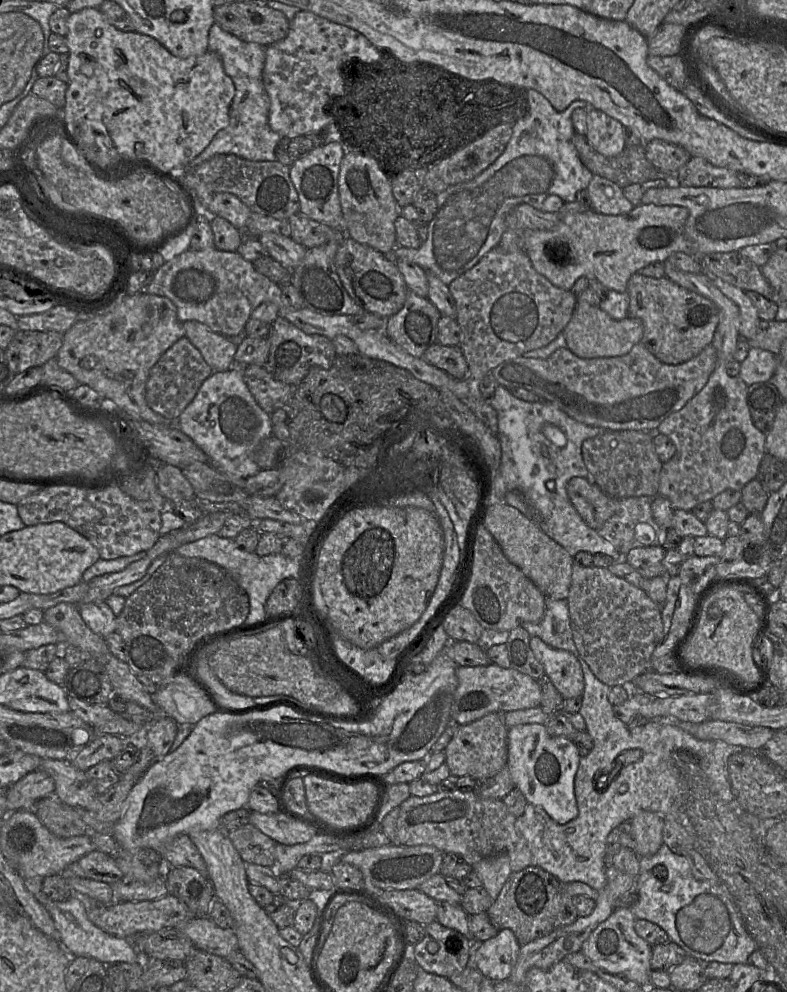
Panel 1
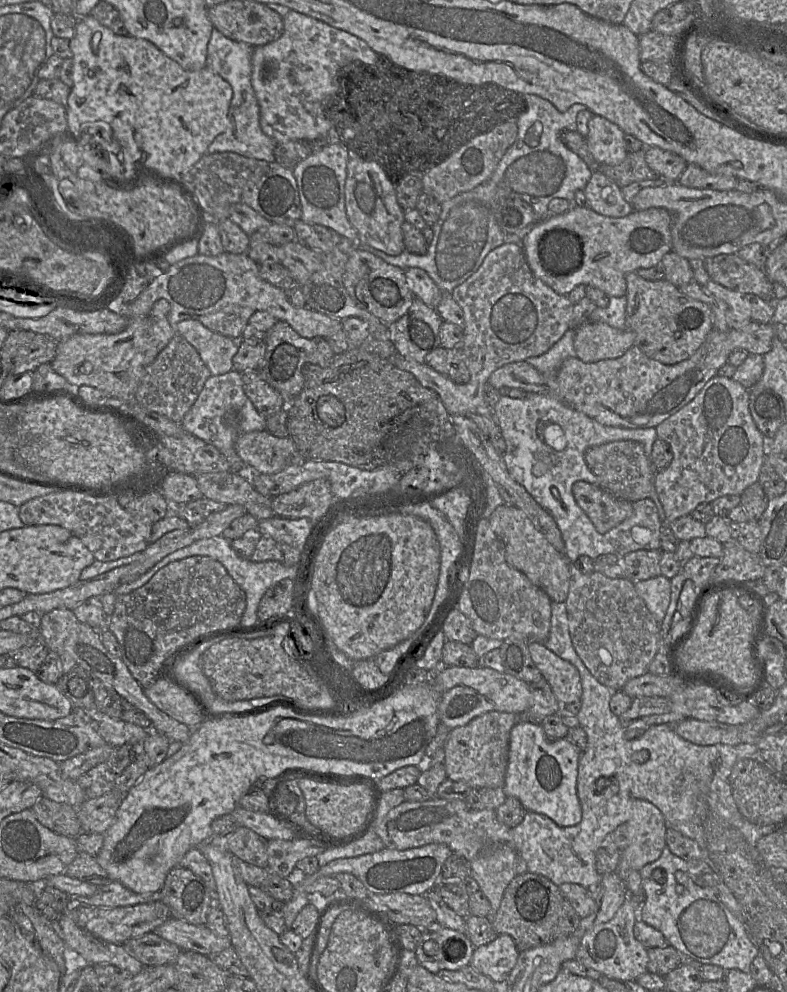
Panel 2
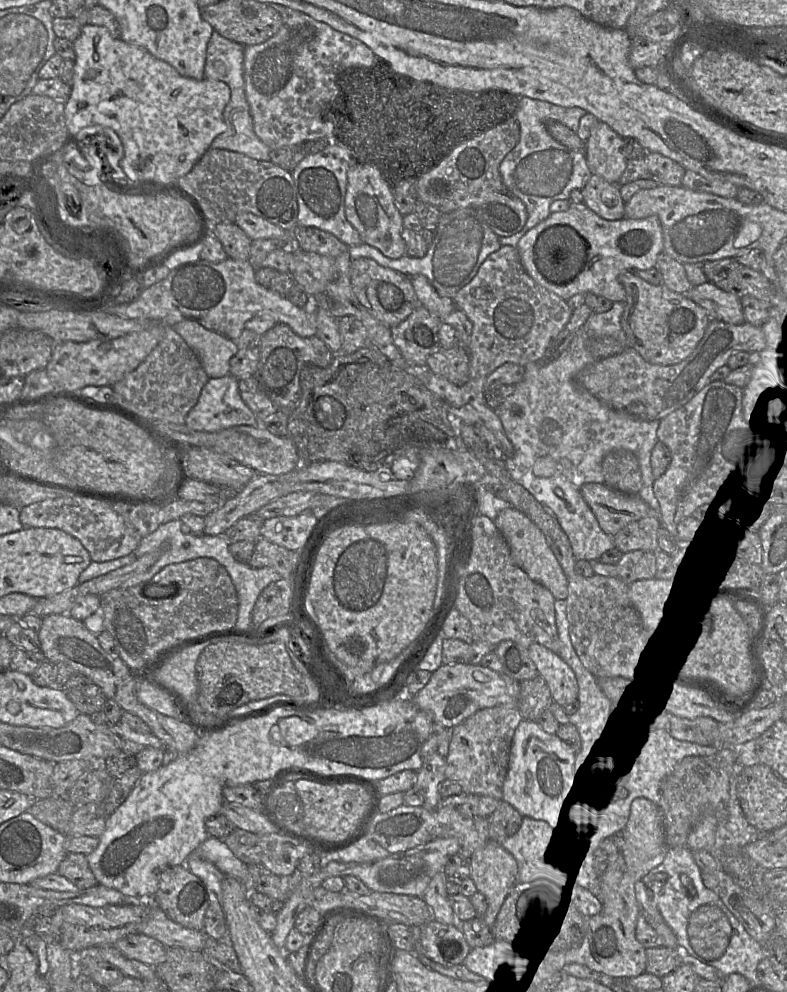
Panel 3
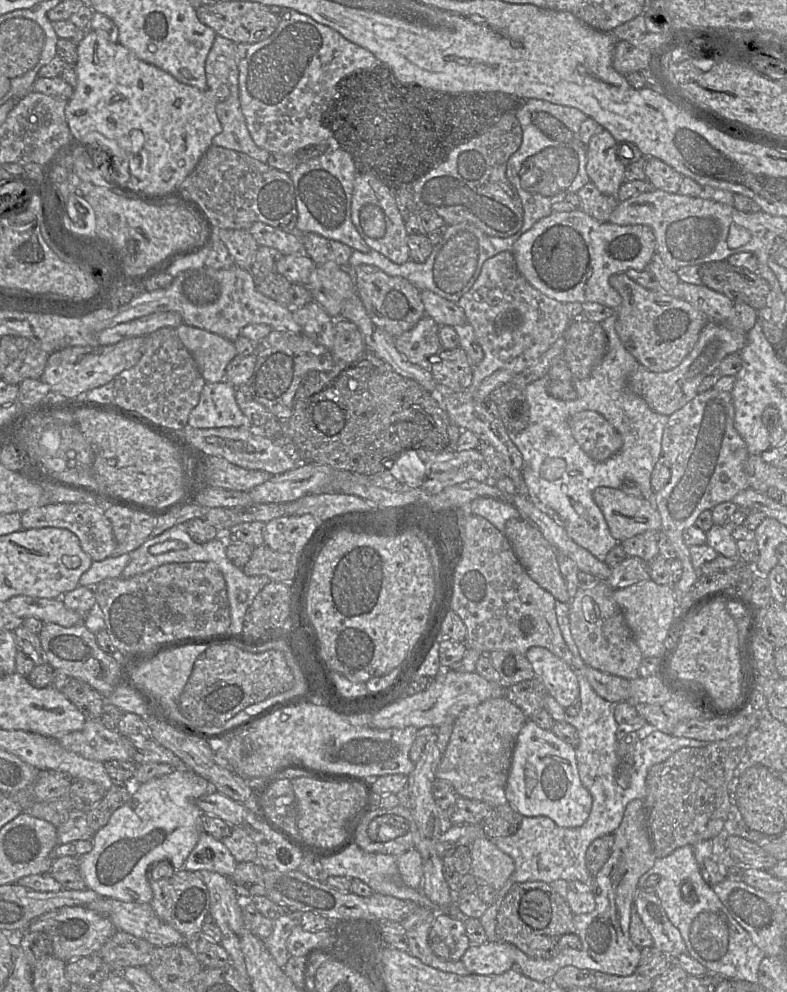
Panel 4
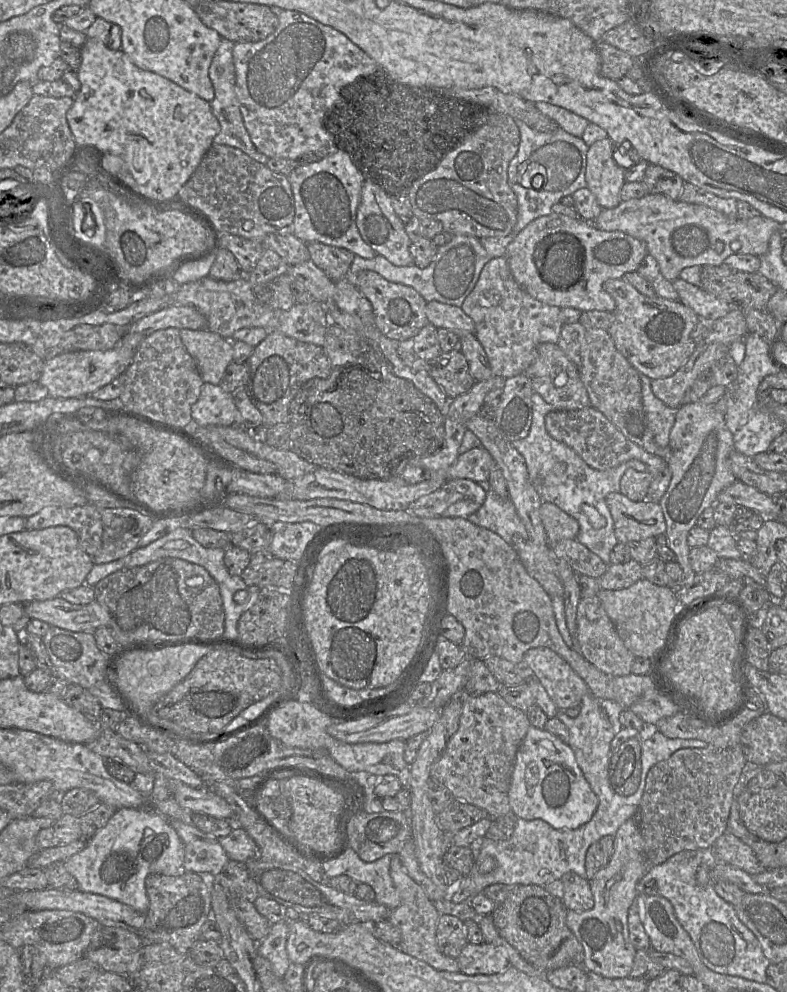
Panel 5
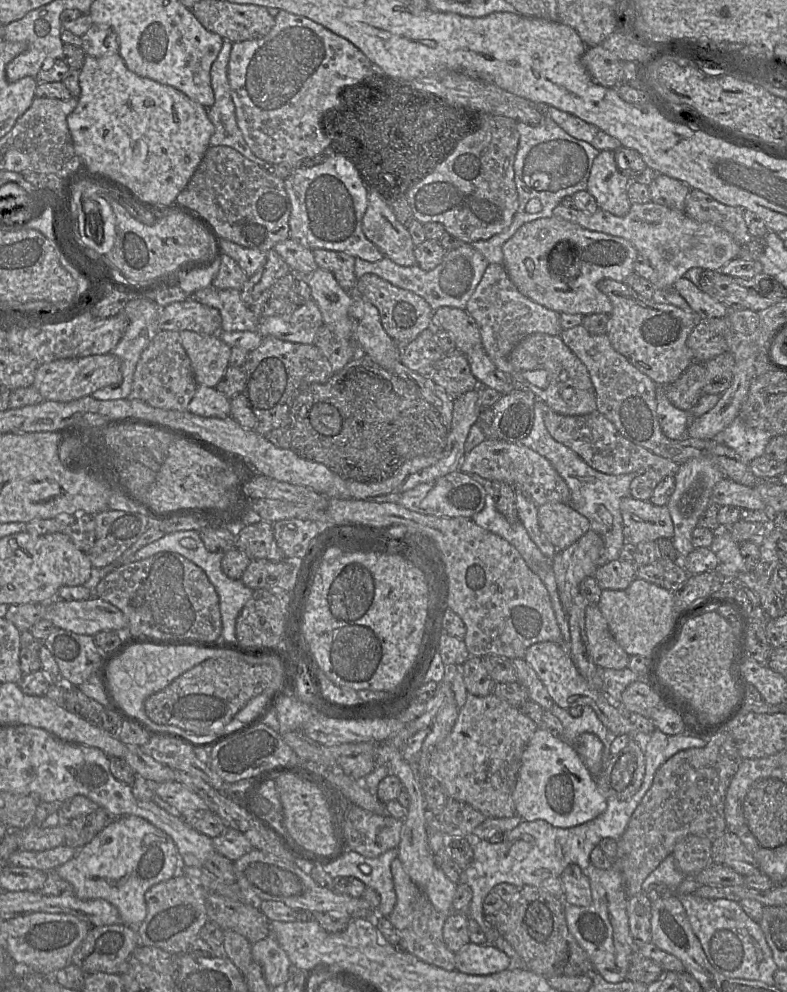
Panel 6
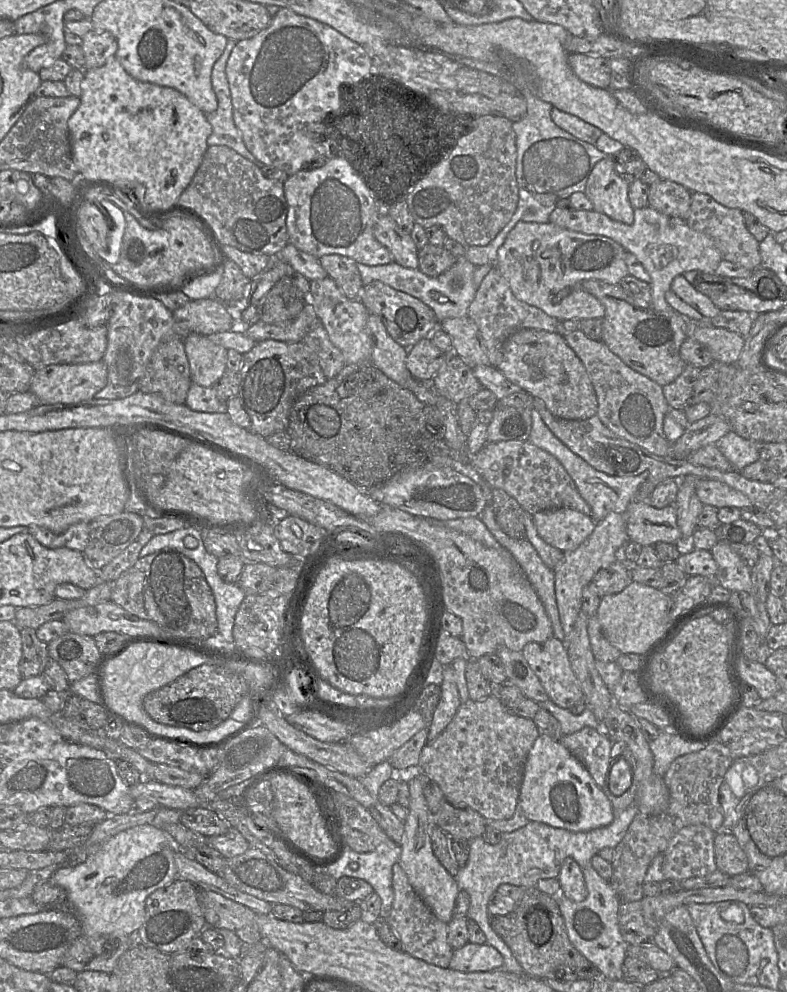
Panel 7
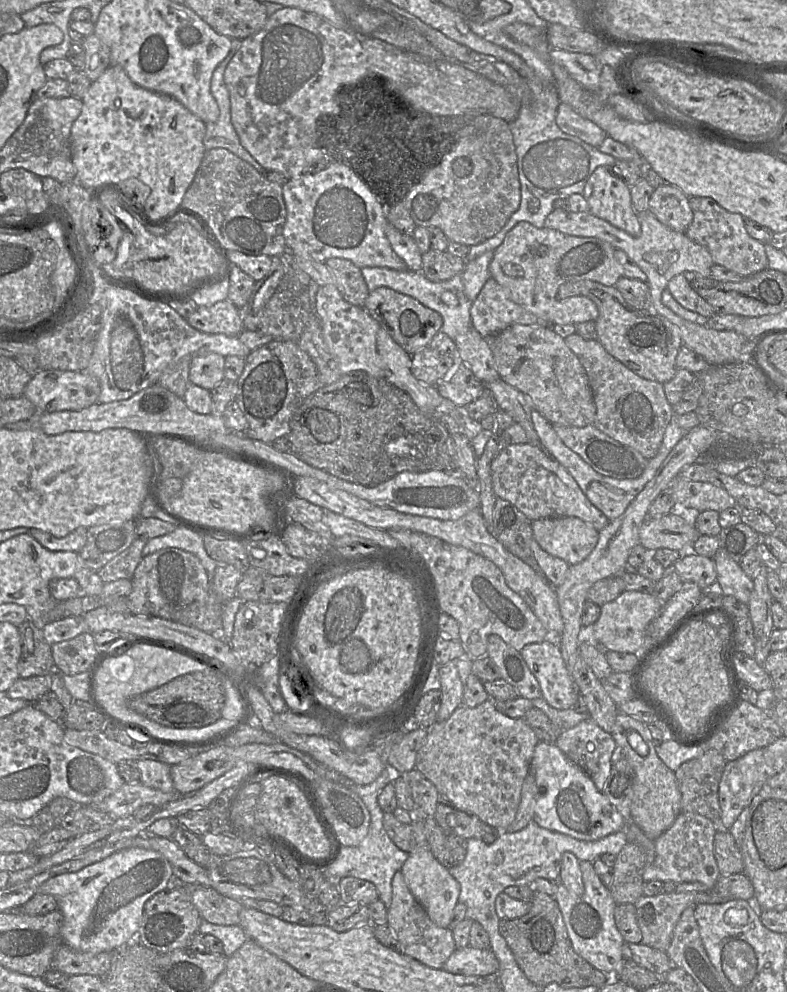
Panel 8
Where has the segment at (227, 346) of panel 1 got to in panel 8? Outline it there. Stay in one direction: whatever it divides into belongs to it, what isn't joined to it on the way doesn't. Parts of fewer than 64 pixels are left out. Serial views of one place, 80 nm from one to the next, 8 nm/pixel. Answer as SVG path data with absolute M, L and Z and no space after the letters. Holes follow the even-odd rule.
M209 353L190 360L190 383L211 391L224 379L225 357Z

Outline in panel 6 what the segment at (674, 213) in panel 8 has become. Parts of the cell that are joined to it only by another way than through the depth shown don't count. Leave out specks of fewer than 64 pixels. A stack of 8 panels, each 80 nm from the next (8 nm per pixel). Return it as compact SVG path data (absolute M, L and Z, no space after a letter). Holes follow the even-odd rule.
M657 174L648 188L652 202L674 210L685 211L685 200L691 190L686 183Z

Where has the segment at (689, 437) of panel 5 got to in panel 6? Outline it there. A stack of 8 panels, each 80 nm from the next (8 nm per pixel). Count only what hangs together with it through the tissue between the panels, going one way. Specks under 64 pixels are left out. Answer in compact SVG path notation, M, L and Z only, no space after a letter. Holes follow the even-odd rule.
M692 458L680 464L679 470L674 475L675 489L672 493L667 507L674 526L672 543L680 558L685 558L694 547L691 542L692 532L698 526L698 520L711 503L711 496L715 485L724 478L724 474L711 458Z

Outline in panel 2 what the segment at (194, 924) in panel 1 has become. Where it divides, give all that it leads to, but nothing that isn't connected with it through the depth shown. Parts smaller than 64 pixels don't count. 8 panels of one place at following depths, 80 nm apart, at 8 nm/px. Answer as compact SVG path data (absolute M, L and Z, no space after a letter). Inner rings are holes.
M172 917L158 926L154 932L177 945L182 951L195 951L205 956L216 954L232 946L228 936L217 936L206 925L194 925Z

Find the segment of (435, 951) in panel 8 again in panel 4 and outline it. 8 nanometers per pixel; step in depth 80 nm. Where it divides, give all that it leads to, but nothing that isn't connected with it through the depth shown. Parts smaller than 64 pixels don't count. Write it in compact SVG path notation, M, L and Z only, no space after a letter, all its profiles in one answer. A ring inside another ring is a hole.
M419 906L401 922L407 936L408 952L425 965L440 971L462 976L471 974L461 960L455 962L442 960L431 950L428 935L436 914L430 907Z

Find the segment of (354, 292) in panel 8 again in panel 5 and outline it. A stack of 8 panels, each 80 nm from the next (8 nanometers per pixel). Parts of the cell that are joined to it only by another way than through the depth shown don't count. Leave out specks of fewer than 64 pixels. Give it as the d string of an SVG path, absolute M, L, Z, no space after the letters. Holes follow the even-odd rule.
M321 242L306 243L310 260L331 280L345 279L355 254L345 248L327 245Z

